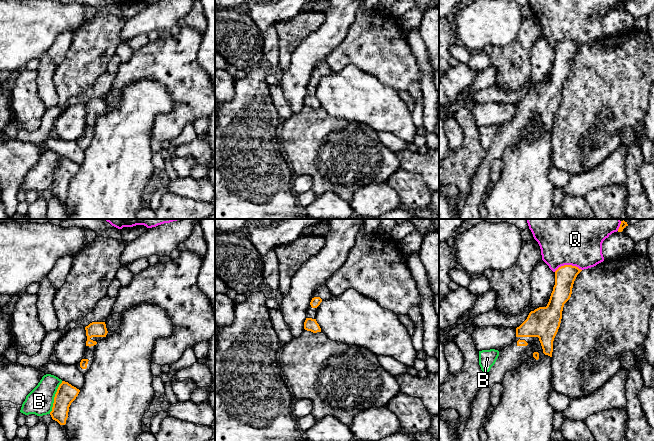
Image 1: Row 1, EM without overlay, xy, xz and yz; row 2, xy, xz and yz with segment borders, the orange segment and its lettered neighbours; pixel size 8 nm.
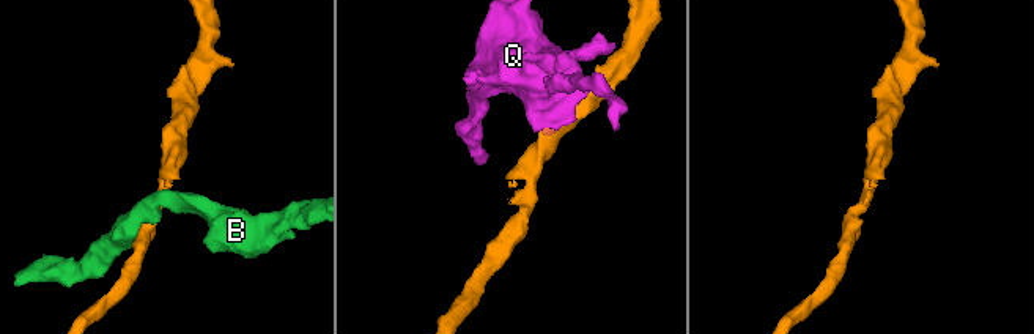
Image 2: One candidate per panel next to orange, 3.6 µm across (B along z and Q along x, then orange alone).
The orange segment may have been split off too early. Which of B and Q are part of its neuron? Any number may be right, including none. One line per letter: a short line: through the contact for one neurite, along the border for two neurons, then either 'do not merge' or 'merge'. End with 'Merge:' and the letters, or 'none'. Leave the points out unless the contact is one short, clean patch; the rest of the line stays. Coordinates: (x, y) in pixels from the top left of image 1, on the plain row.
B: line xy (62, 157), (55, 170), (52, 186), (49, 189); do not merge
Q: do not merge
Merge: none

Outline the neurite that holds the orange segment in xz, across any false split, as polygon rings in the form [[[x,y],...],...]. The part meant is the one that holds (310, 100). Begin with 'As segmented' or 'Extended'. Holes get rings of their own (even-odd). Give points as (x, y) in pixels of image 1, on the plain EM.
Extended. [[[326,61],[320,62],[312,72],[310,81],[306,87],[306,96],[304,98],[304,105],[313,109],[321,108],[321,104],[316,97],[316,89],[318,82],[322,77],[332,74],[333,71],[330,69]]]

